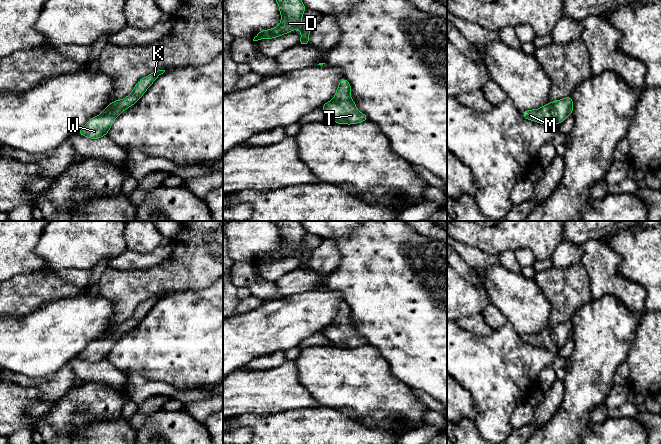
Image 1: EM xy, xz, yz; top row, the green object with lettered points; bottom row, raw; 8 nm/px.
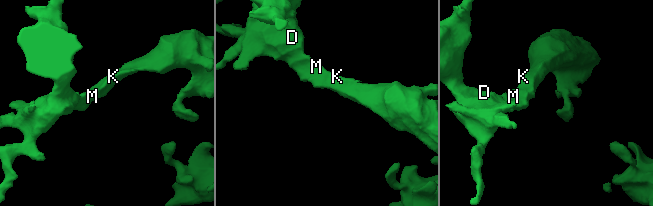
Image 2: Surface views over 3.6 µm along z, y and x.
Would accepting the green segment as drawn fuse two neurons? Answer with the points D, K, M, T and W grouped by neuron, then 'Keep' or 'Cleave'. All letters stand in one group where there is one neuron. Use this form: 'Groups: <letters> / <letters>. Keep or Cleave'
Groups: D K M T W. Keep

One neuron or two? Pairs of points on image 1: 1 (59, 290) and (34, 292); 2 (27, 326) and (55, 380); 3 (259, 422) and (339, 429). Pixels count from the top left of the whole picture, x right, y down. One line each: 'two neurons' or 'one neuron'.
1: one neuron
2: two neurons
3: one neuron

